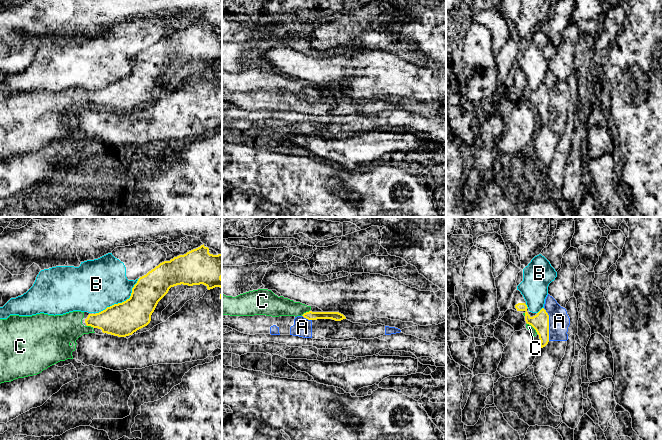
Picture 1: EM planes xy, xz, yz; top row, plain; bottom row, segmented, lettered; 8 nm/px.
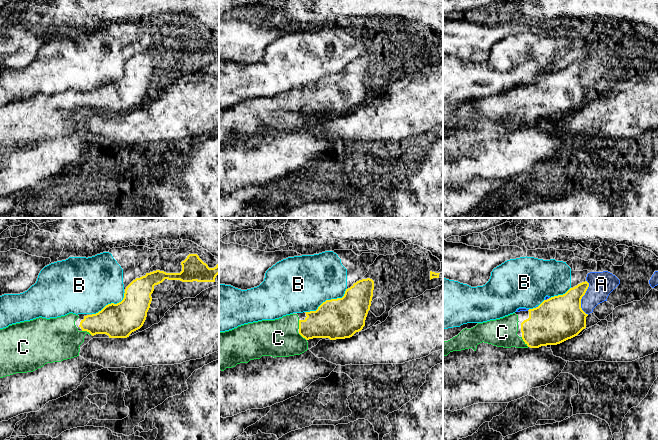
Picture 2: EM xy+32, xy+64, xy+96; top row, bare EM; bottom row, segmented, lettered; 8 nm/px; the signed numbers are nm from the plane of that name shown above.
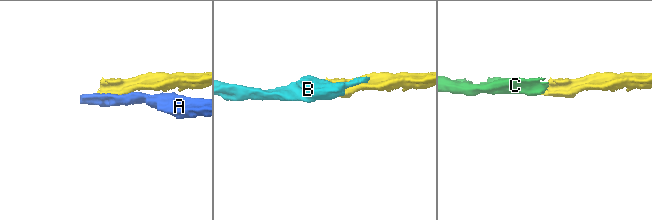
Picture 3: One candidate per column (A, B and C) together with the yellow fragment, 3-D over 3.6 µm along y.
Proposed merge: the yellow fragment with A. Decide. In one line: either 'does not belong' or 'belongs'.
does not belong

